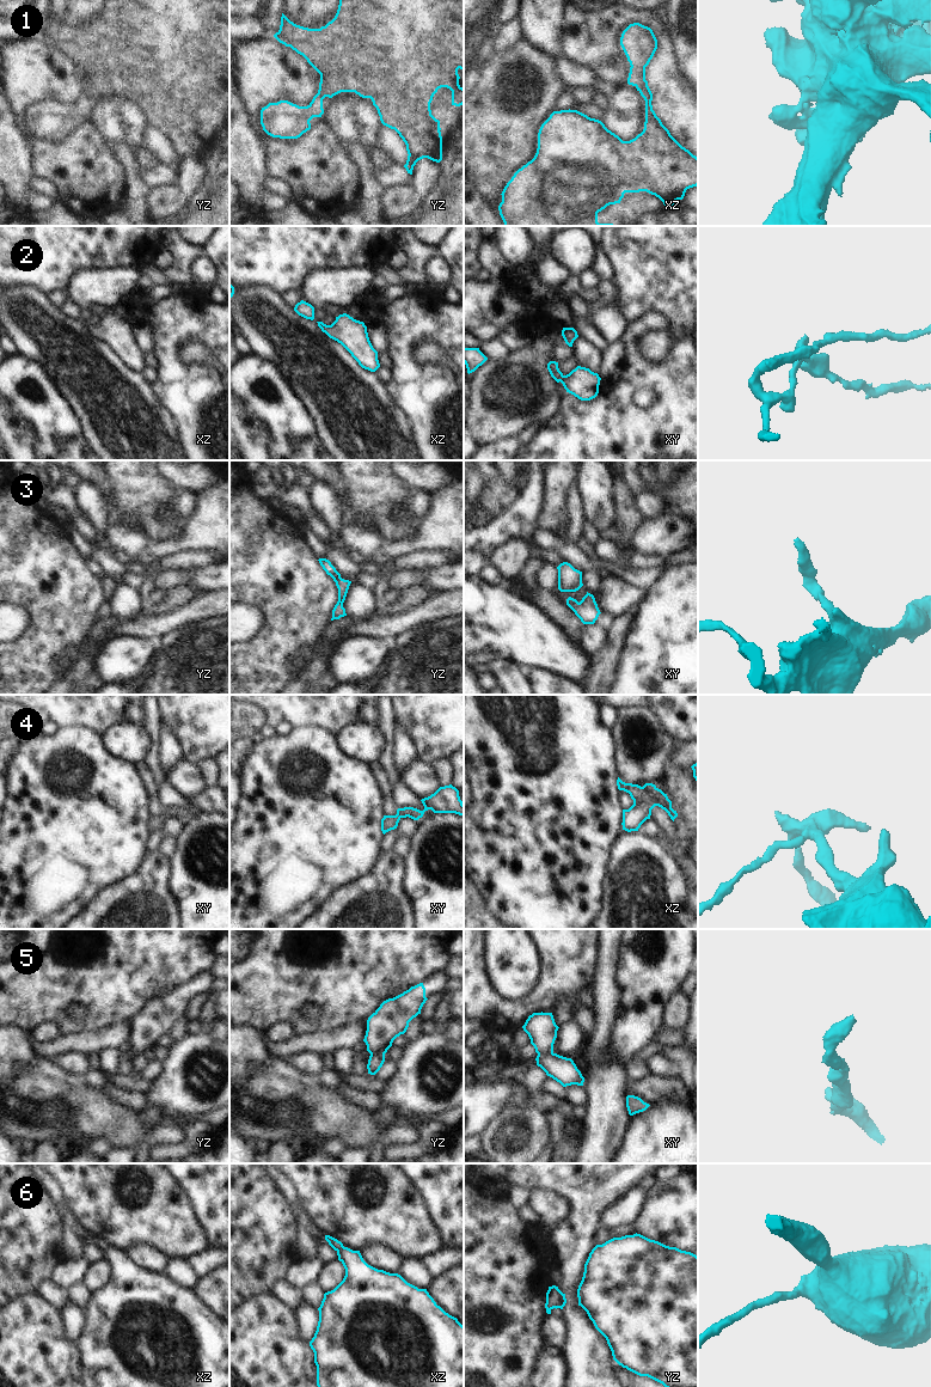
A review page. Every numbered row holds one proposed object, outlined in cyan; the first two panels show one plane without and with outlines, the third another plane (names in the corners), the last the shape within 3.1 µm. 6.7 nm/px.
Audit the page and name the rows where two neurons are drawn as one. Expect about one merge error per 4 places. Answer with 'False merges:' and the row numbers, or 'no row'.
False merges: no row

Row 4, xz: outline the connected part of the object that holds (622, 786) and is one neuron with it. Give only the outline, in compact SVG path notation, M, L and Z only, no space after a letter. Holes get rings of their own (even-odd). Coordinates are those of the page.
M618 777L617 786L619 790L629 793L633 800L633 805L629 809L623 809L623 830L627 832L638 831L641 825L647 819L650 819L651 809L655 806L664 809L673 821L678 817L676 811L672 808L672 801L667 794L655 784L645 783L641 787L638 784L625 783Z

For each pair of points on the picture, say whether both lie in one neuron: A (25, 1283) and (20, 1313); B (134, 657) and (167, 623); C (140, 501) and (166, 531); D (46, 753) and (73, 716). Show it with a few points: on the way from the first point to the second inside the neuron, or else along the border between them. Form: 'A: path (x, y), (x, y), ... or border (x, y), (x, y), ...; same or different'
A: border (35, 1293), (19, 1295), (12, 1301); different
B: border (122, 635), (147, 637), (157, 643); different
C: path (142, 509), (158, 525); same
D: border (59, 728), (89, 727), (92, 731); different

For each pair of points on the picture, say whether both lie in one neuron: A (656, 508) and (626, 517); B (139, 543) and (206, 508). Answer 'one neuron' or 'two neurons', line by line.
A: two neurons
B: two neurons

